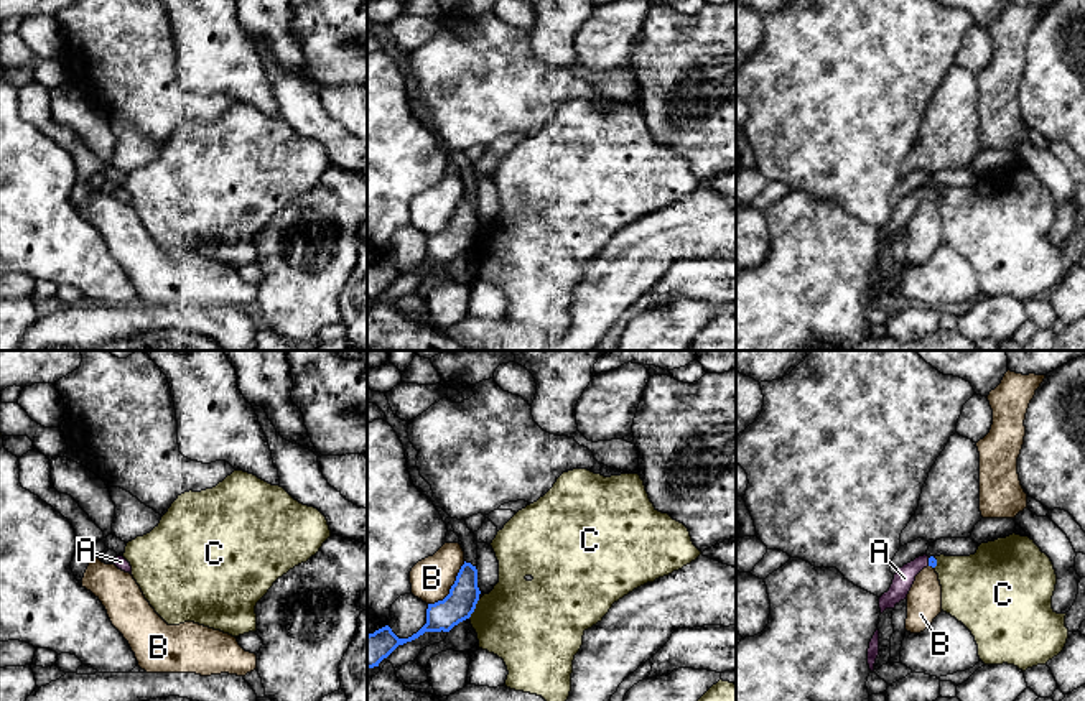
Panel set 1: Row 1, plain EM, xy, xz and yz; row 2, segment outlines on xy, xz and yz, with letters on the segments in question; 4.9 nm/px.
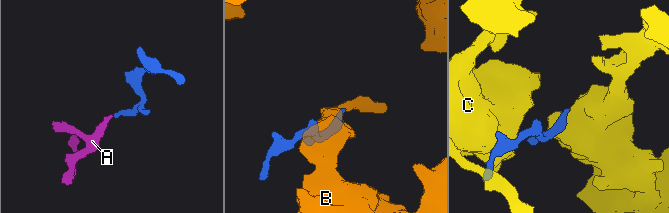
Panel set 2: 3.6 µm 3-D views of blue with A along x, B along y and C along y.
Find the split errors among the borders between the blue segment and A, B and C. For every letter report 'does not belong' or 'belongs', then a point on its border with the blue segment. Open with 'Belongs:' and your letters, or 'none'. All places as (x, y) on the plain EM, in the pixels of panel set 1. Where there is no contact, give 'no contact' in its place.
Belongs: A
A: belongs | yz (929, 193)
B: does not belong | xz (451, 219)
C: does not belong | xz (474, 239)

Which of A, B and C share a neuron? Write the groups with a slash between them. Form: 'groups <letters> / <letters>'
groups A / B / C

